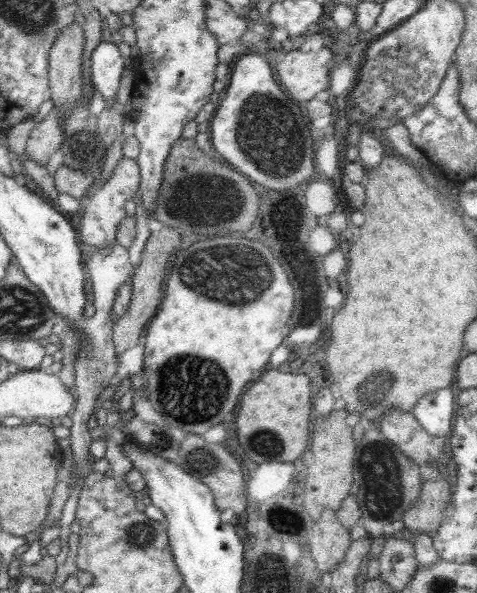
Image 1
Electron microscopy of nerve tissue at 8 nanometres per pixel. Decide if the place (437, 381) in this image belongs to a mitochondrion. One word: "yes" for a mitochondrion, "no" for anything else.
no

